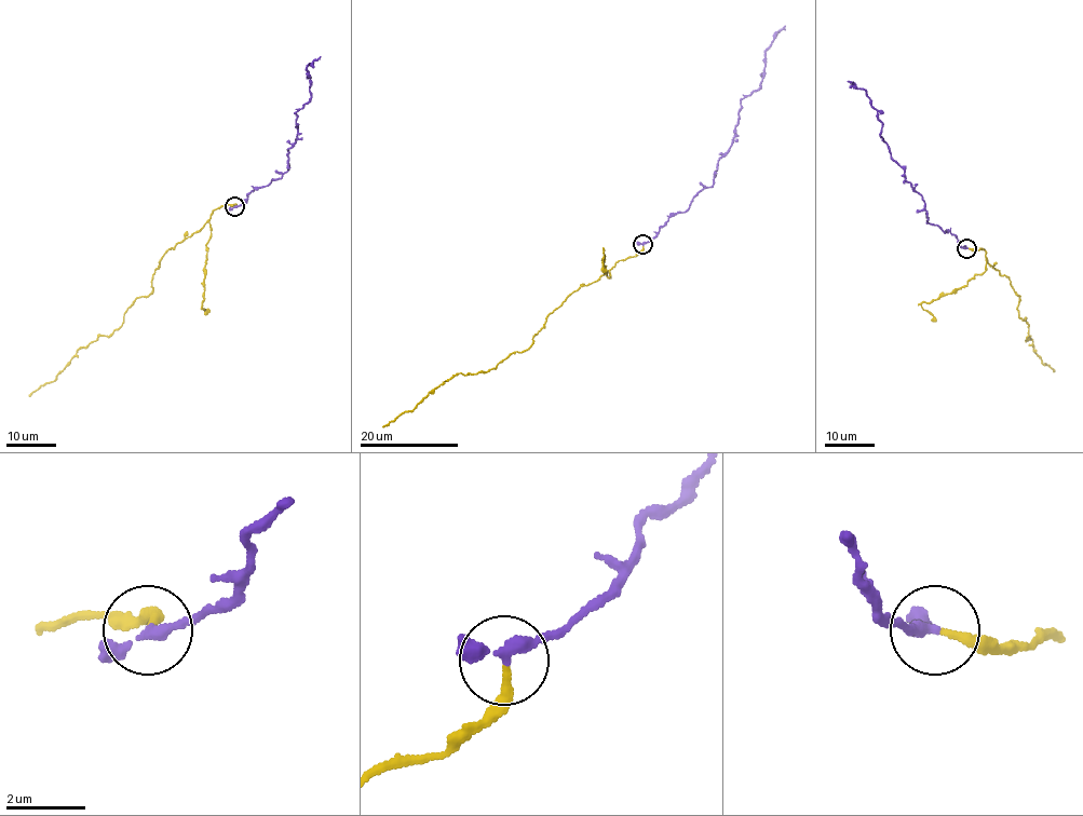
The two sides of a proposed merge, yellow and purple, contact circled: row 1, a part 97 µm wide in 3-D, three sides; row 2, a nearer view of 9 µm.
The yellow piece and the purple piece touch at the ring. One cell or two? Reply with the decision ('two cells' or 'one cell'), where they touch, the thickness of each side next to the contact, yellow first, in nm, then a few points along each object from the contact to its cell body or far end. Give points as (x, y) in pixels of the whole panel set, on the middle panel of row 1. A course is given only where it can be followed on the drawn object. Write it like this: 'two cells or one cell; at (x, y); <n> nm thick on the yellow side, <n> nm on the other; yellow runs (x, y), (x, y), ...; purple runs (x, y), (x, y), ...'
one cell; at (642, 244); 200 nm thick on the yellow side, 240 nm on the other; yellow runs (642, 245), (568, 296), (529, 348), (484, 372), (452, 376), (382, 426); purple runs (642, 244), (713, 185), (717, 161), (733, 141), (741, 100), (760, 87), (766, 50), (785, 25)

